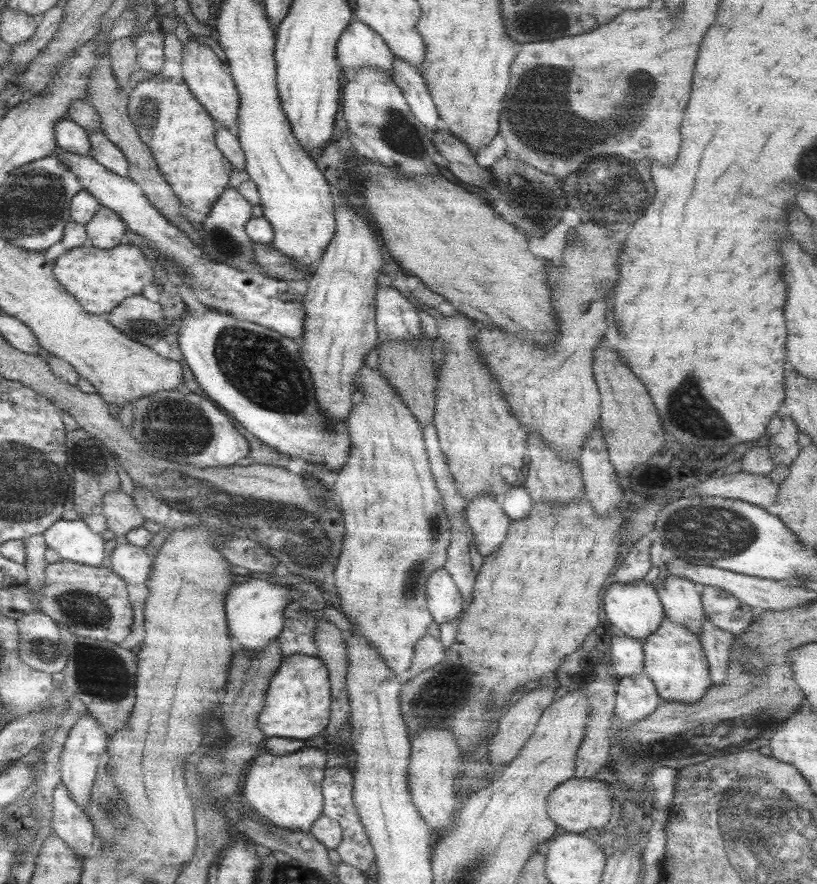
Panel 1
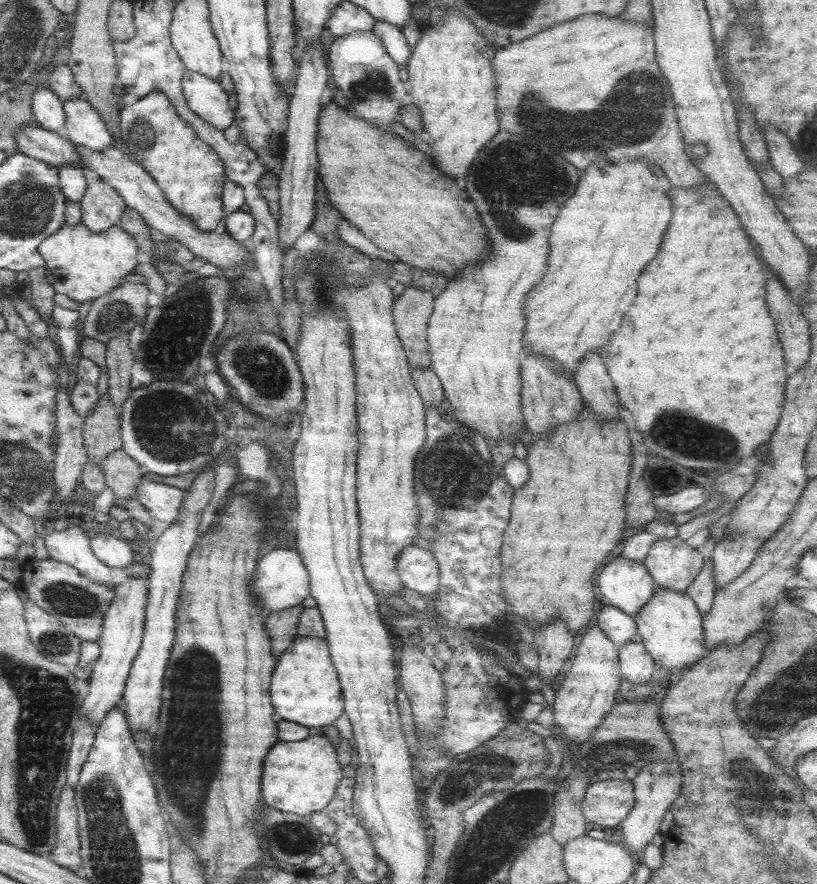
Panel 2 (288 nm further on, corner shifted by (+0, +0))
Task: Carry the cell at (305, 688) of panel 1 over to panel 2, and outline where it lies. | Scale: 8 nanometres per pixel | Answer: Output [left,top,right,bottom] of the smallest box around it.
[269,638,343,742]

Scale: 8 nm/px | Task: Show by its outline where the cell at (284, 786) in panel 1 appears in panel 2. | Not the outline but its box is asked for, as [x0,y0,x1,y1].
[261,734,343,816]

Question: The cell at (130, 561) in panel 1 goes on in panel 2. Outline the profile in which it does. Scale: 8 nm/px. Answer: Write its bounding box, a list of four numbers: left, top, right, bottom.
[89,534,133,570]

